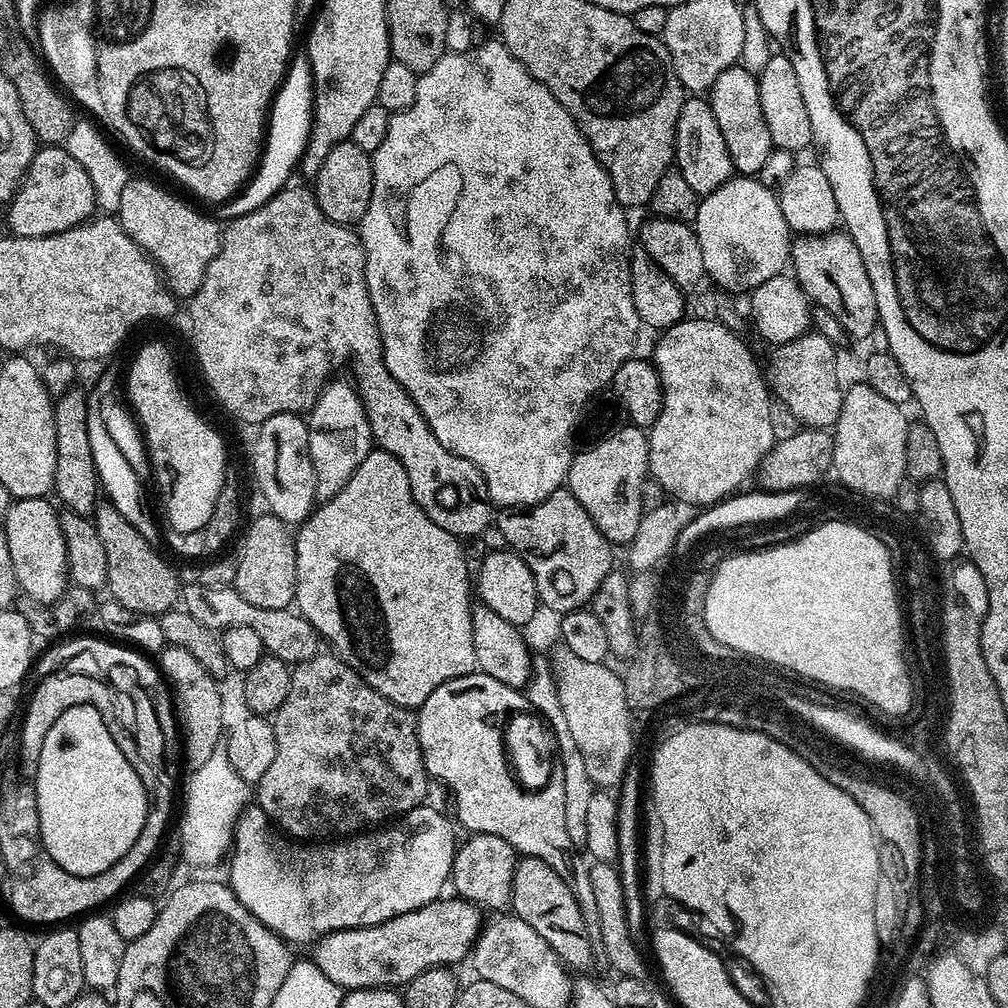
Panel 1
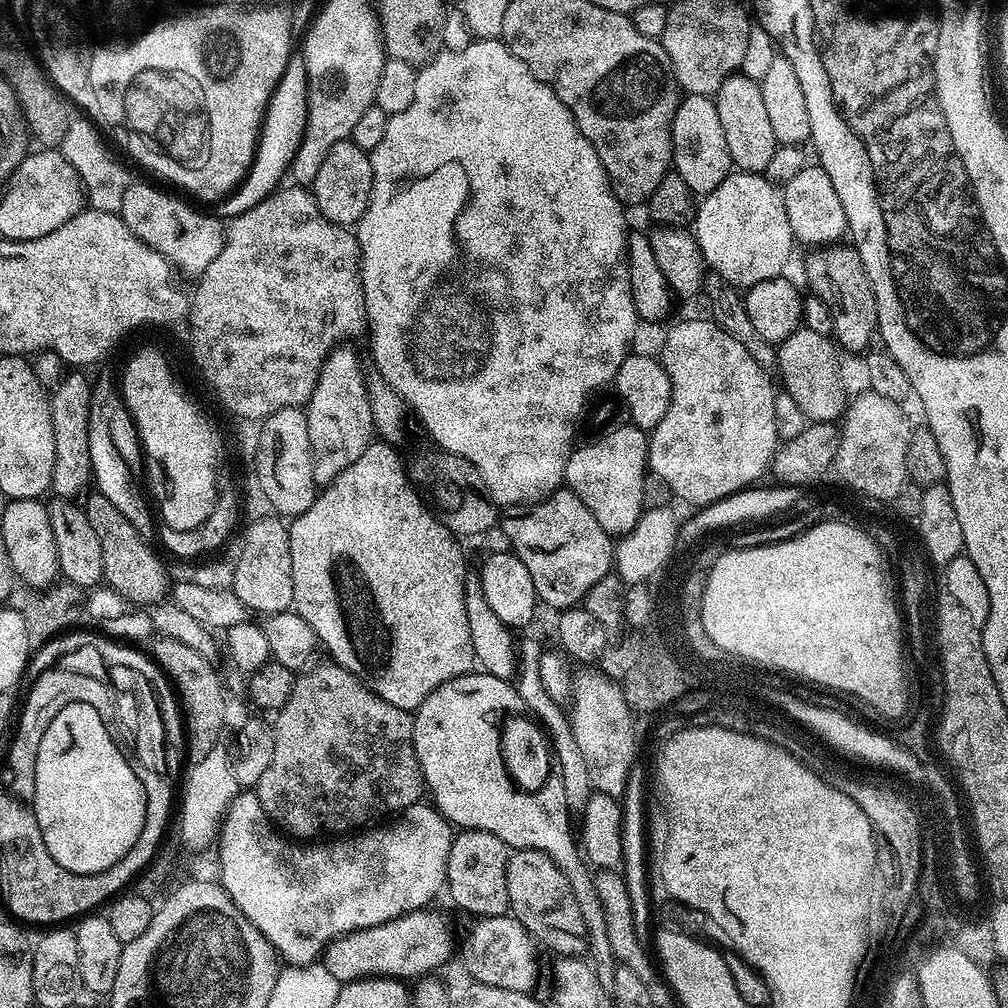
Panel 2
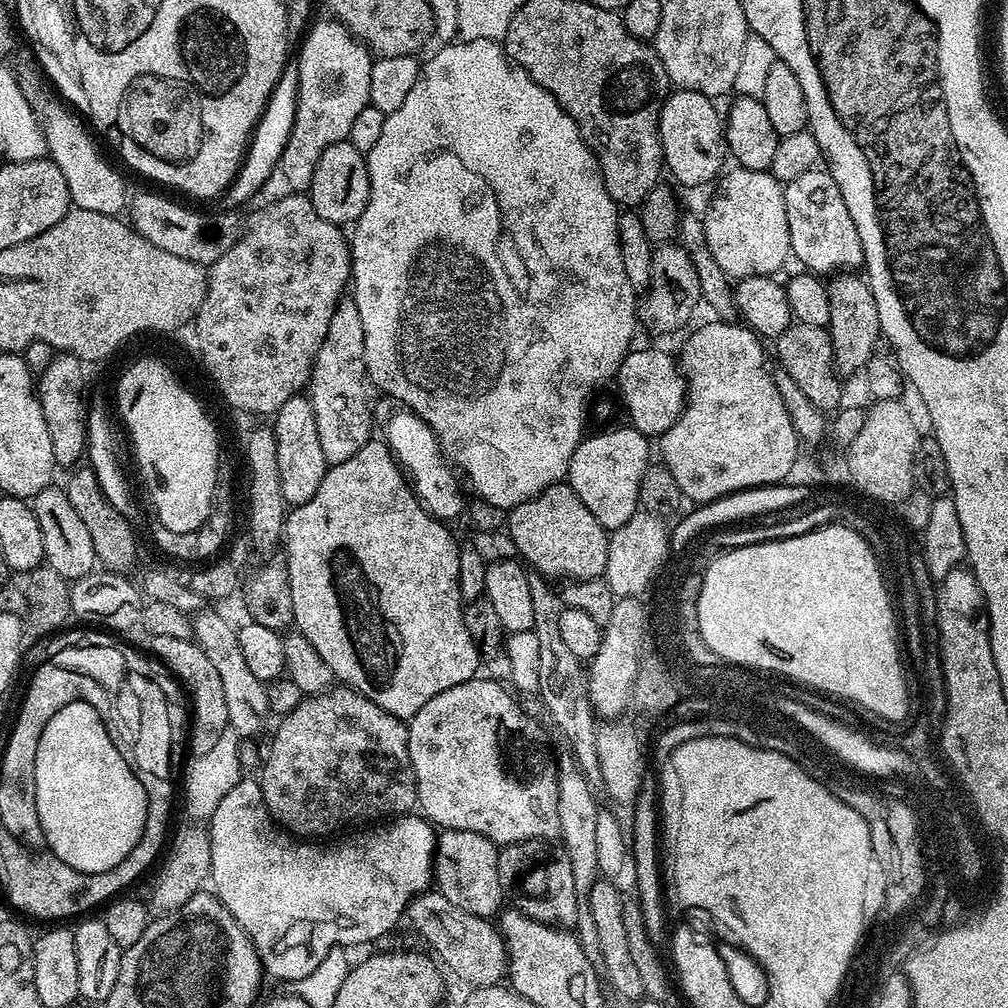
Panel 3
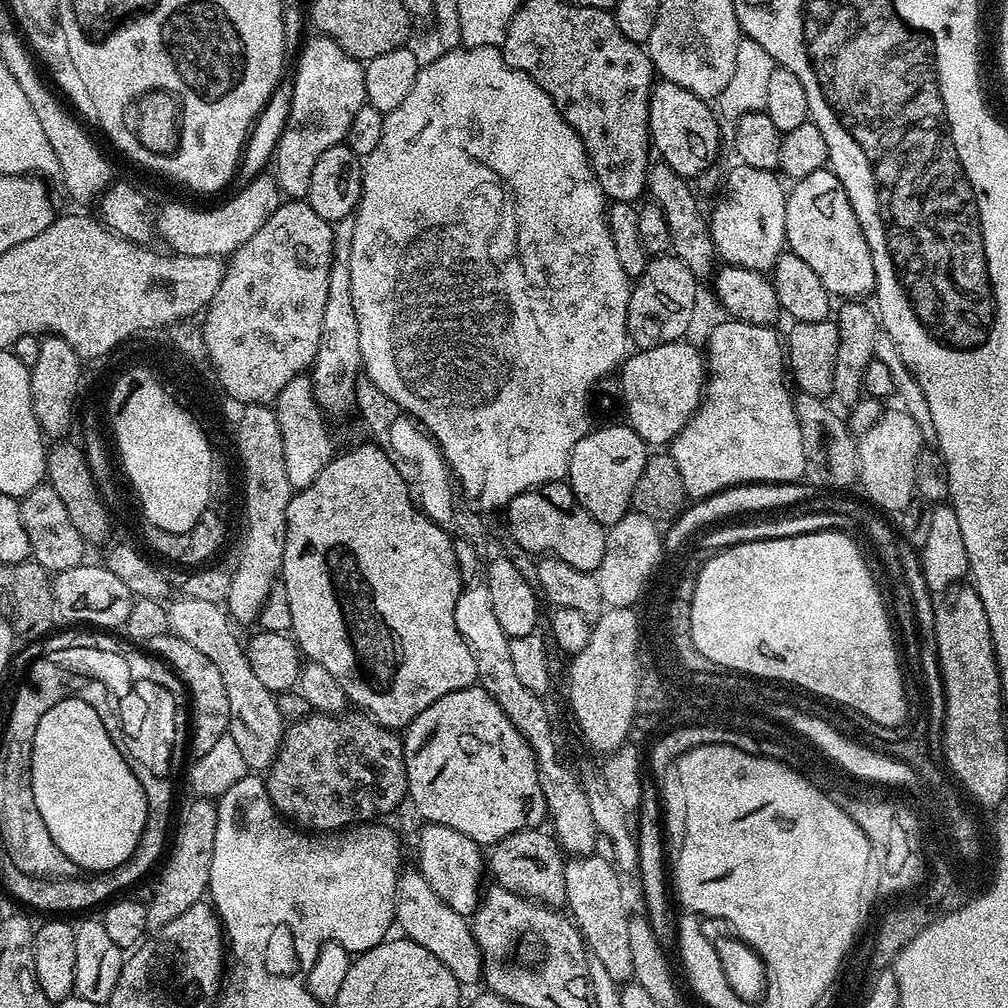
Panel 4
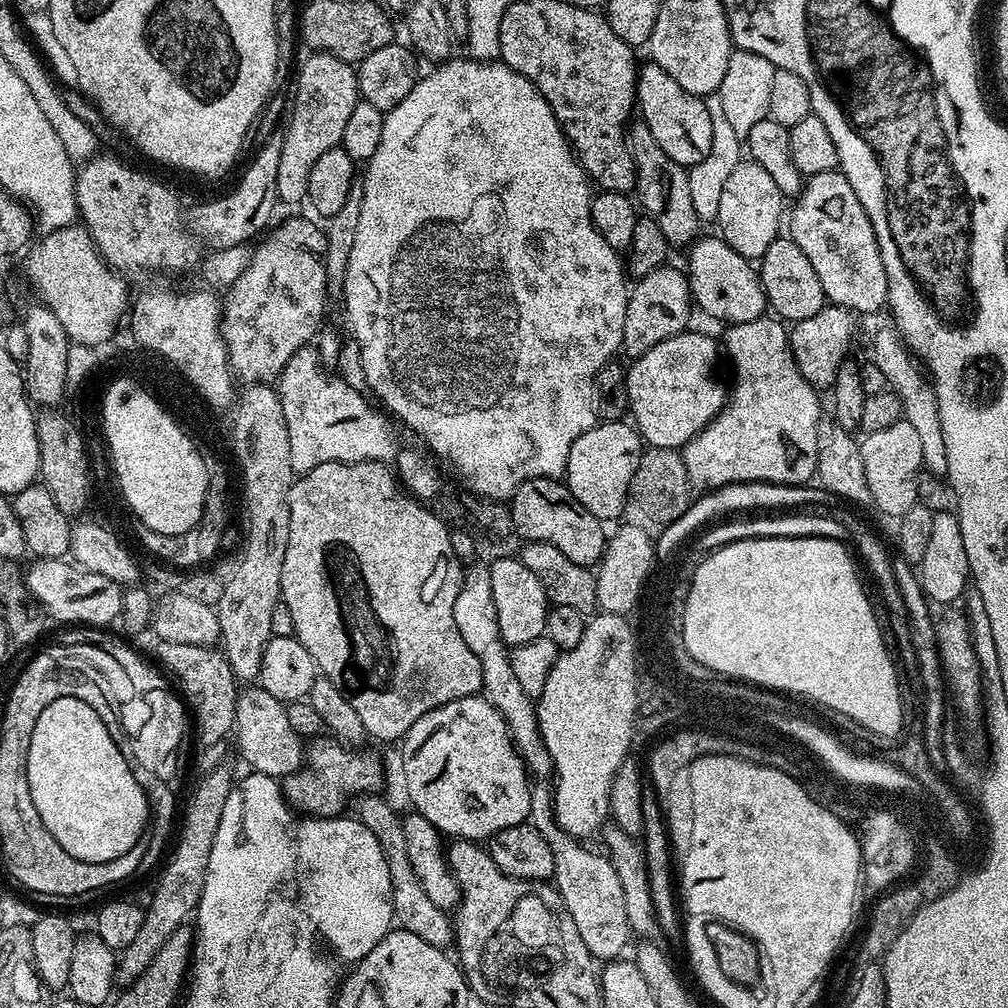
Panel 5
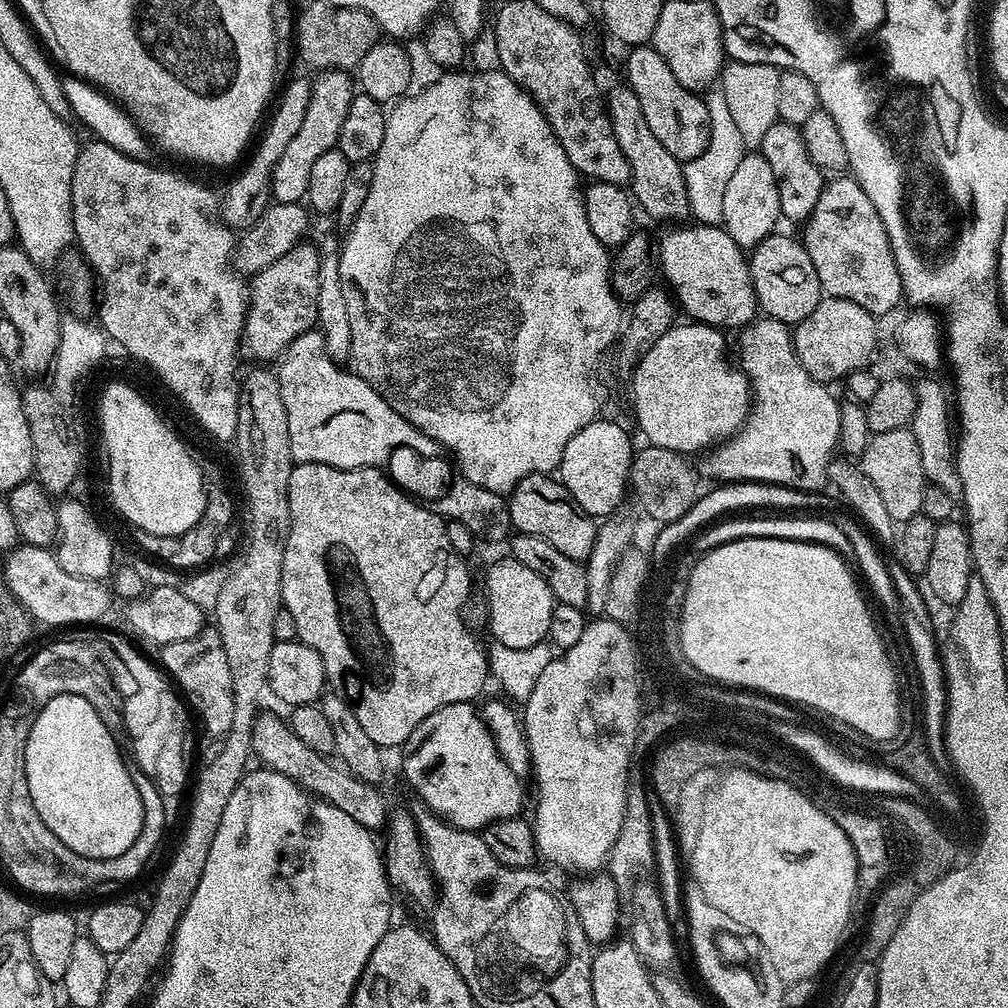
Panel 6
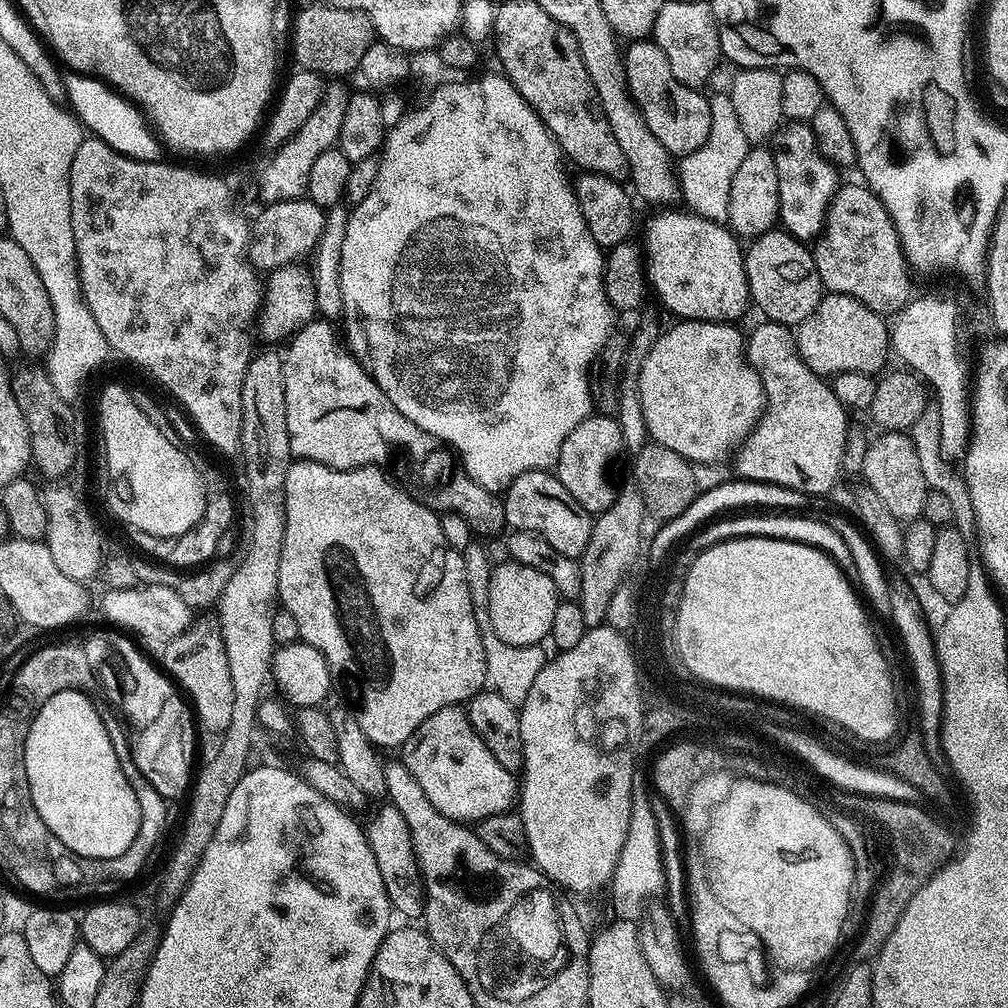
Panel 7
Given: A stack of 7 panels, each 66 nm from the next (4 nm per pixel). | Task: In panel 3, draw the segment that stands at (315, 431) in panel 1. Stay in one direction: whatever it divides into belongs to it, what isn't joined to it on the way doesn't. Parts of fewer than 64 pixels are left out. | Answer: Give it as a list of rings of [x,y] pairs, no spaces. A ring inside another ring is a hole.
[[[342,298],[336,304],[334,314],[330,318],[330,330],[326,330],[326,338],[322,338],[322,346],[318,350],[318,354],[314,358],[314,366],[312,367],[312,378],[308,381],[306,395],[312,403],[314,410],[314,422],[318,426],[318,442],[322,442],[322,454],[324,455],[325,465],[331,466],[338,462],[346,462],[346,458],[354,458],[354,454],[358,454],[358,450],[362,450],[362,446],[366,446],[368,440],[373,439],[372,432],[372,412],[368,409],[368,392],[364,389],[366,385],[366,373],[364,370],[364,335],[362,334],[362,318],[358,318],[358,306],[350,298]]]

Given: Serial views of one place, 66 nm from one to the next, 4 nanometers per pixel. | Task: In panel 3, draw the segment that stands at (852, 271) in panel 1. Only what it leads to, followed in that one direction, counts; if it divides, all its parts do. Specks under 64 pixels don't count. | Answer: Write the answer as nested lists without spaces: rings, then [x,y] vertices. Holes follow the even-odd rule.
[[[844,270],[827,281],[830,298],[828,337],[832,340],[832,359],[841,377],[852,376],[864,370],[868,360],[877,355],[876,343],[881,343],[882,333],[878,322],[878,306],[874,302],[872,287],[863,275]]]

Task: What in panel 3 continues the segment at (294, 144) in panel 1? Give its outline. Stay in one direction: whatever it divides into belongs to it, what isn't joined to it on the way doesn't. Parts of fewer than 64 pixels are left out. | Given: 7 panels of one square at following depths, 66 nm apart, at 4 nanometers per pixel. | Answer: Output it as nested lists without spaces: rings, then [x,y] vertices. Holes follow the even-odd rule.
[[[295,62],[284,65],[284,73],[278,78],[274,90],[270,94],[268,104],[260,116],[248,145],[247,153],[236,179],[224,189],[222,201],[228,208],[236,208],[244,204],[271,176],[277,171],[282,150],[286,146],[286,138],[290,138],[290,130],[294,126],[294,114],[296,113],[296,99],[298,98],[298,66]]]

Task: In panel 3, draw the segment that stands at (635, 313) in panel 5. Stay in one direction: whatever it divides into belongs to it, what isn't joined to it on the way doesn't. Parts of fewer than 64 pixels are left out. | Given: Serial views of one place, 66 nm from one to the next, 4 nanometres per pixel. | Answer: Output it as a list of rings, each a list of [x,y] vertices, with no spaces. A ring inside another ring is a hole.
[[[669,242],[667,244],[657,244],[651,249],[652,269],[646,295],[638,308],[638,320],[641,325],[644,324],[652,332],[672,332],[675,328],[680,328],[696,312],[696,304],[701,303],[700,287],[698,286],[698,274],[694,271],[694,262],[690,260],[690,254],[679,242]]]

